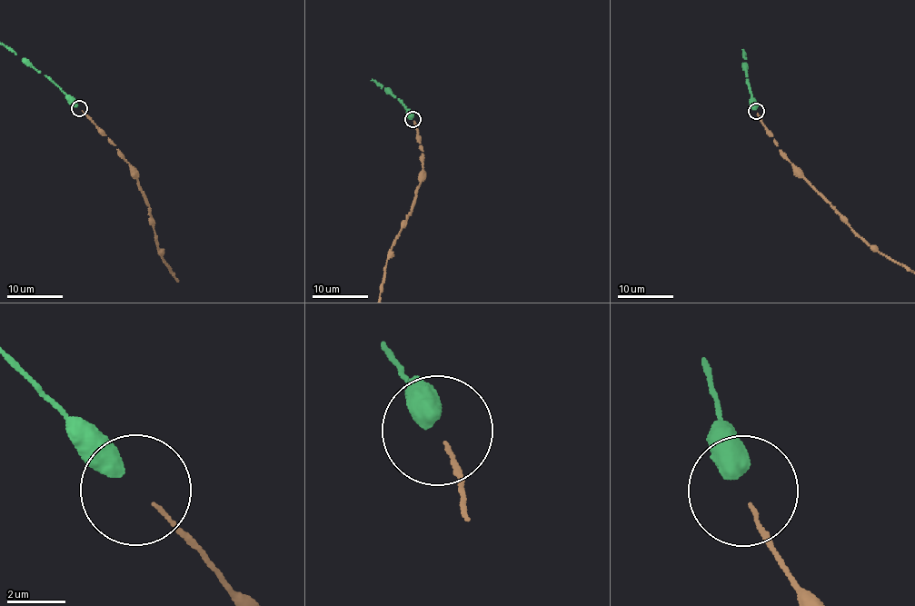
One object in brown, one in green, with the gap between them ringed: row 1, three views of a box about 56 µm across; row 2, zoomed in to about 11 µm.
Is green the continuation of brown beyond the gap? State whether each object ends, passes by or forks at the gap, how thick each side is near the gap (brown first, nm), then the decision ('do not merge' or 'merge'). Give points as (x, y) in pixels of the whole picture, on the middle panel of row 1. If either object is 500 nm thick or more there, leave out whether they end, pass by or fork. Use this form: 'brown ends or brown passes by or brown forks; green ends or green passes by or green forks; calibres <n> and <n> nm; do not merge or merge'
calibres 100 and 600 nm; merge

